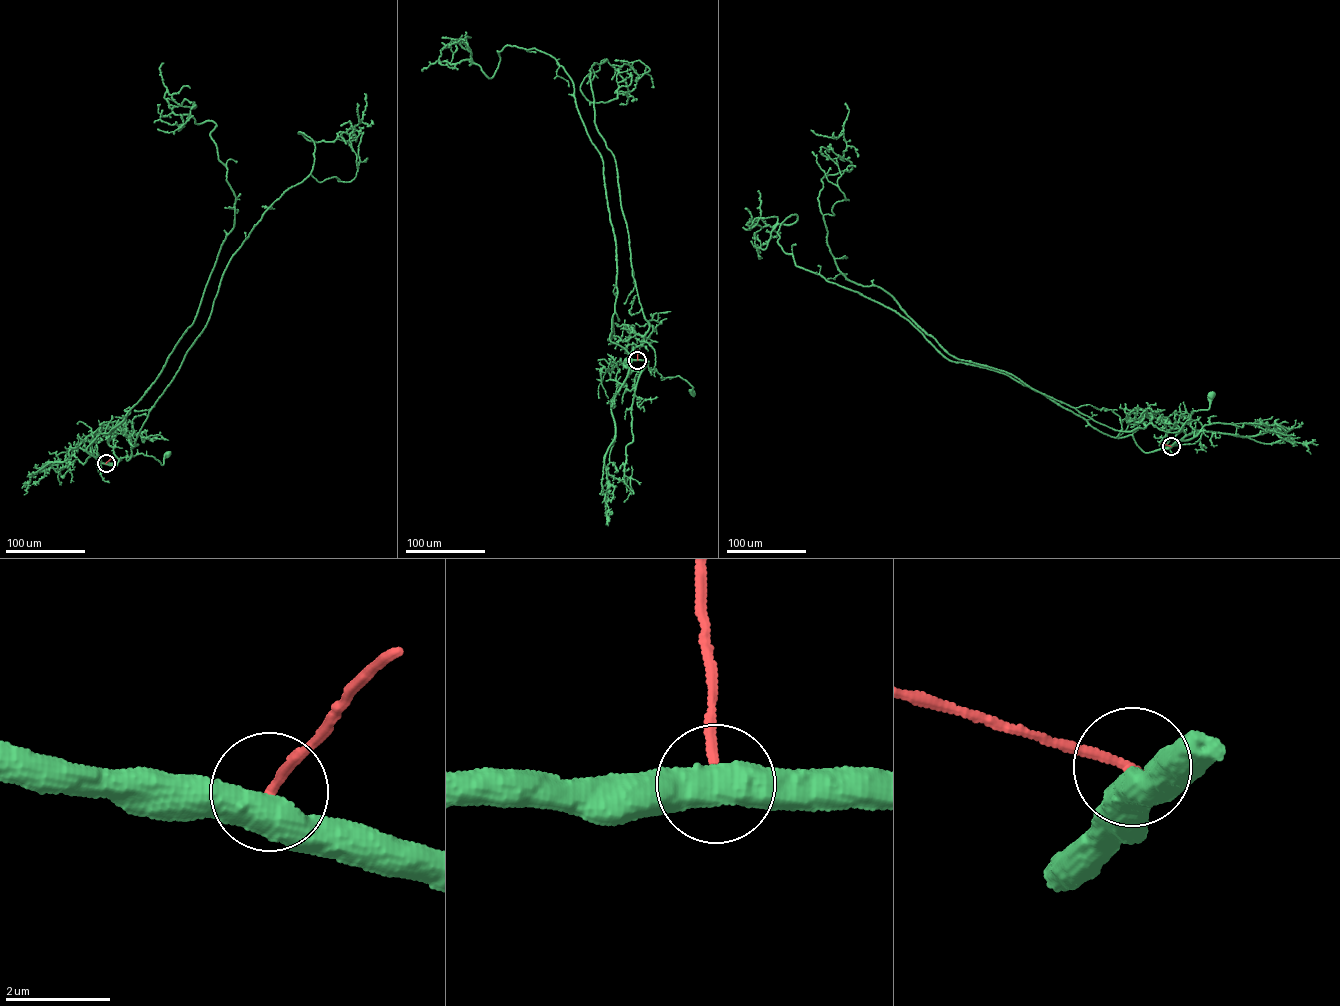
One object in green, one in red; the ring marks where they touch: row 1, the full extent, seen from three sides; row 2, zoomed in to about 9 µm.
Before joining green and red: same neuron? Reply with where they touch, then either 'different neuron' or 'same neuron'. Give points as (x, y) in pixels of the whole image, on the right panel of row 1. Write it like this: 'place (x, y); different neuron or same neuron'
place (1171, 446); different neuron

